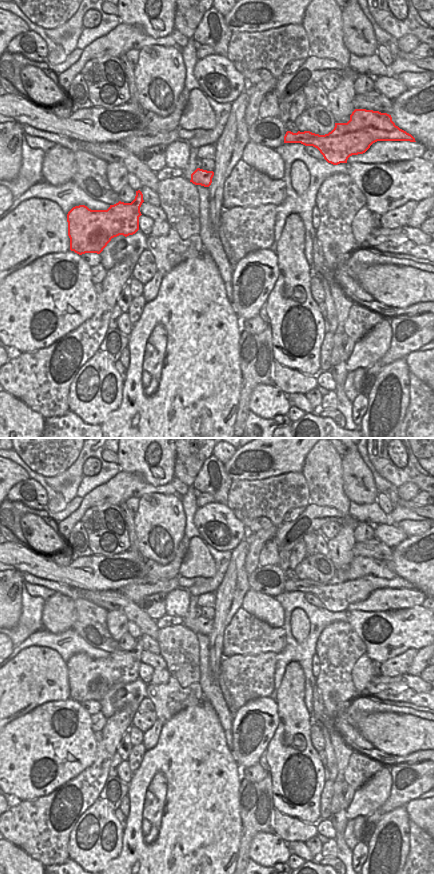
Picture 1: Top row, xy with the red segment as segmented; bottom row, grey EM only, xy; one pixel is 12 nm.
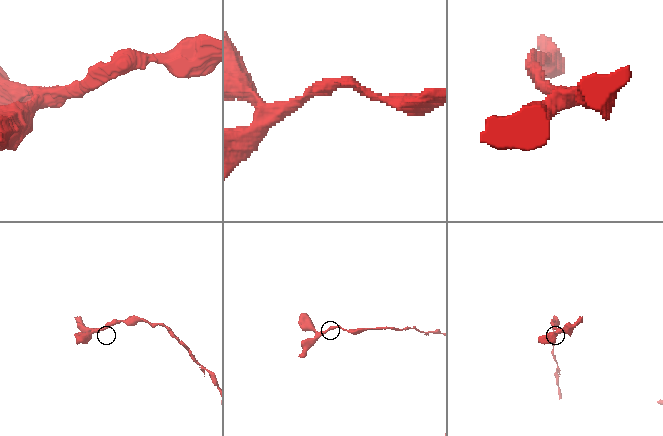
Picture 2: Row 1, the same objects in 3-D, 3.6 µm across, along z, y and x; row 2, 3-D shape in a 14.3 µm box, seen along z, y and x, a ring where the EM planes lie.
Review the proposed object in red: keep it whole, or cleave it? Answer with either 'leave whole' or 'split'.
leave whole

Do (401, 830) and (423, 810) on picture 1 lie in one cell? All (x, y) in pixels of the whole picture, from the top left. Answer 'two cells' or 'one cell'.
two cells

